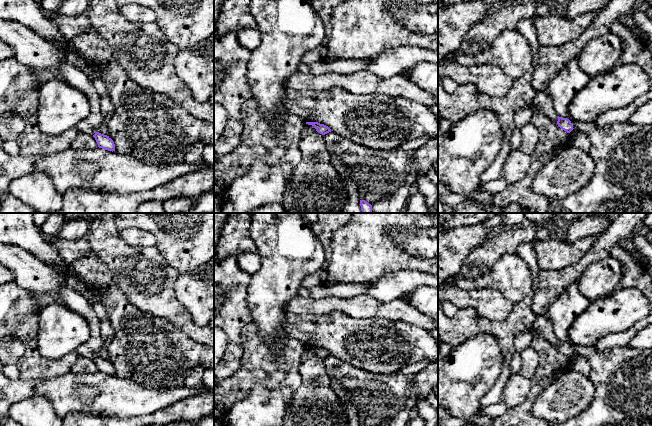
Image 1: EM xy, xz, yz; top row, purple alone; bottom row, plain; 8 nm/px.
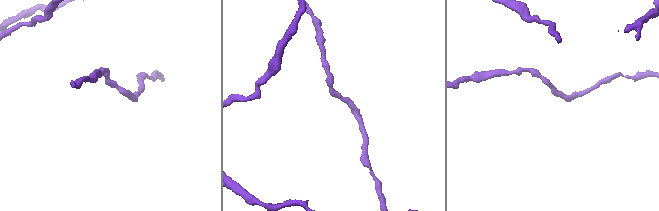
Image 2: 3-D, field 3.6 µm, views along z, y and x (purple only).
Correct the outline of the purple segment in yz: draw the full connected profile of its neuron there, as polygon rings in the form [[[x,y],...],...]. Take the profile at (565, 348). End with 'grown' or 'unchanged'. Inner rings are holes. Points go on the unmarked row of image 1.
[[[558,340],[557,348],[562,354],[566,355],[567,357],[570,357],[574,353],[571,345],[567,342]]] | unchanged

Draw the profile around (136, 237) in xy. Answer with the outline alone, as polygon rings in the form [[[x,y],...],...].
[[[127,228],[120,231],[120,237],[129,245],[135,247],[156,246],[155,237],[139,228]]]

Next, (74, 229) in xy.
[[[86,217],[68,220],[56,235],[60,240],[74,241],[86,236],[90,220]]]

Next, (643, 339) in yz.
[[[652,324],[639,331],[628,343],[629,347],[639,349],[652,349]]]

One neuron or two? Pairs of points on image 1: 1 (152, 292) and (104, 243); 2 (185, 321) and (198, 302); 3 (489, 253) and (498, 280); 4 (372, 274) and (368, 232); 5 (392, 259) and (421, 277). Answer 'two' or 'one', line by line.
1: one
2: two
3: two
4: one
5: two

